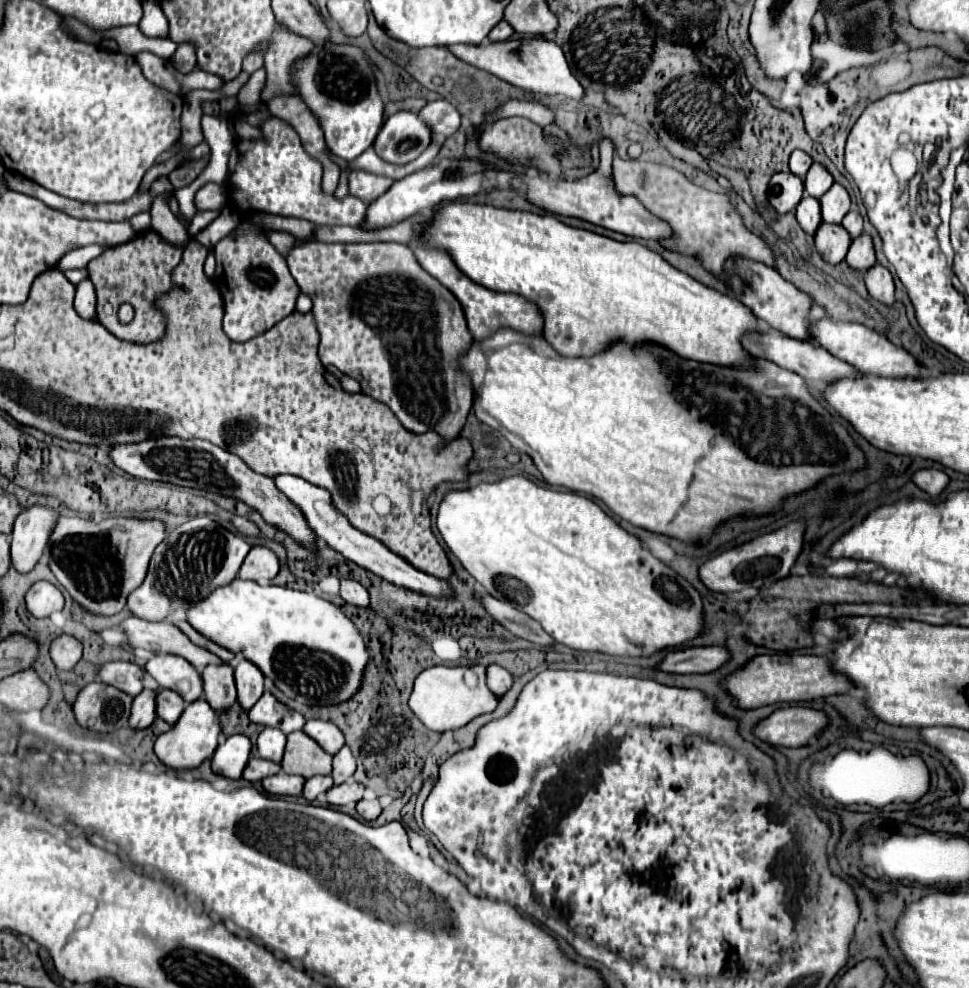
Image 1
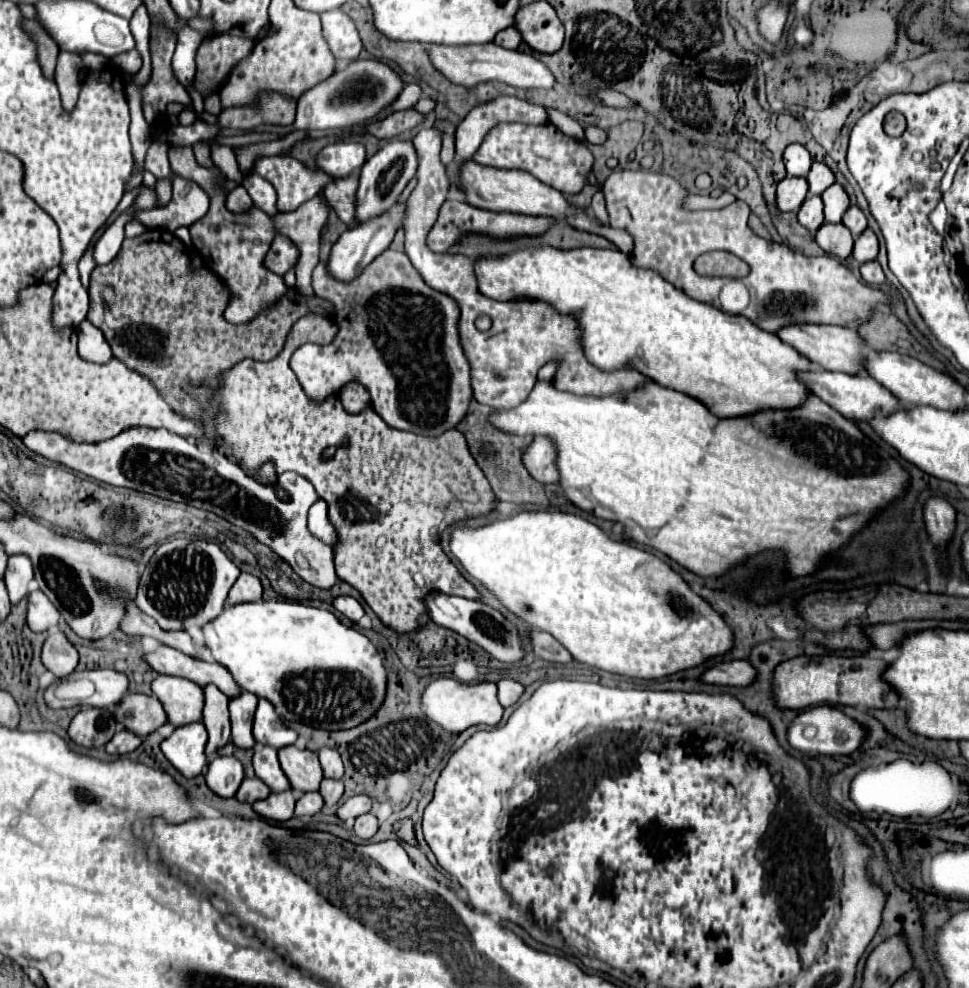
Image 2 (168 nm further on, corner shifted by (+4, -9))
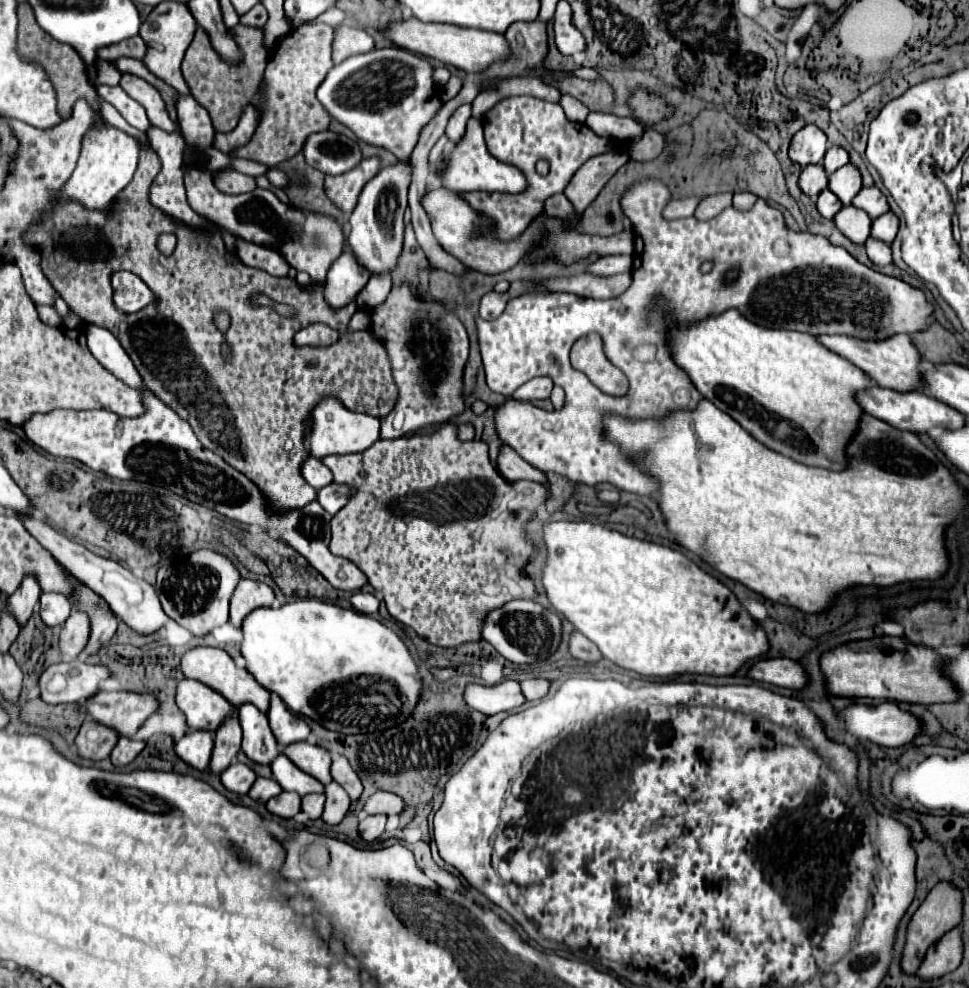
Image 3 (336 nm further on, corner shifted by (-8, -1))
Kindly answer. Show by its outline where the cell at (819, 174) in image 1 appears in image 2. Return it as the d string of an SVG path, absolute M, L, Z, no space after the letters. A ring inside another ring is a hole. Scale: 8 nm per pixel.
M813 163L807 175L807 183L809 183L809 195L821 195L829 185L835 183L835 177L825 163Z

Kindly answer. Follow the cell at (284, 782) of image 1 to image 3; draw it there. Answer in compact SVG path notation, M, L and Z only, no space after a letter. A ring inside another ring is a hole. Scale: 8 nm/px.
M283 791L281 795L269 799L265 807L267 807L267 811L273 813L273 815L279 815L279 817L283 817L283 819L291 819L291 817L295 817L295 815L299 813L299 809L301 809L301 797L299 797L297 793L287 793L287 791Z

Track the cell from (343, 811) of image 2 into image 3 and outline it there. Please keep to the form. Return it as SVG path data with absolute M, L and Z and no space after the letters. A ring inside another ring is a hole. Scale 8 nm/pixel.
M377 791L365 803L365 813L369 813L369 815L377 815L377 813L401 815L403 809L405 809L405 801L399 795L385 793L385 791Z

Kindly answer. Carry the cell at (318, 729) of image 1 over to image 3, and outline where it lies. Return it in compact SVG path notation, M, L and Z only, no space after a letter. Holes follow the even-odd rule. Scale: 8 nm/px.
M339 757L339 759L333 761L331 775L333 775L333 781L339 783L347 791L351 801L357 801L361 797L363 785L361 785L357 773L351 769L351 765L349 765L349 761L345 757Z

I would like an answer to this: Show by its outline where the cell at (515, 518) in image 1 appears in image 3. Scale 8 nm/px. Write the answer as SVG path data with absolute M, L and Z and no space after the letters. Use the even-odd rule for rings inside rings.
M585 521L547 523L545 545L549 561L543 569L543 585L553 609L569 619L579 633L595 641L605 659L623 669L645 677L683 673L727 677L735 675L749 659L769 651L765 631L741 607L737 597L679 551Z

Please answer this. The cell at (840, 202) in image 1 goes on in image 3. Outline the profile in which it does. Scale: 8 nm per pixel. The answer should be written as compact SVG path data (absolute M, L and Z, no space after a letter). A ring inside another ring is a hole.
M847 163L845 167L837 169L829 177L829 189L845 203L851 205L851 199L857 195L861 189L861 173L853 163Z

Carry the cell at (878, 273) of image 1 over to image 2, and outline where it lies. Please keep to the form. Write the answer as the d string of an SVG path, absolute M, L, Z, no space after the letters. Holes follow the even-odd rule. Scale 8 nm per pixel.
M871 261L871 263L861 265L861 277L869 285L883 285L885 283L885 275L883 275L879 261Z

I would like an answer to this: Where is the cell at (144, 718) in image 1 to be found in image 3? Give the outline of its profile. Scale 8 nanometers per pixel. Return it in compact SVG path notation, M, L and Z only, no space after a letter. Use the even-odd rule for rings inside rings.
M121 737L117 747L111 753L111 763L115 767L125 767L125 765L129 765L141 753L143 747L145 747L143 741L131 741L127 737Z

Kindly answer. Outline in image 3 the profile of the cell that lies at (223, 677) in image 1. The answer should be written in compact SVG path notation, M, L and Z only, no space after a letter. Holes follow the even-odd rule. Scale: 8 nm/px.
M235 711L229 719L225 719L225 723L215 733L215 749L211 755L209 771L211 773L225 771L225 767L231 765L239 749L241 749L241 727L239 727L237 711Z

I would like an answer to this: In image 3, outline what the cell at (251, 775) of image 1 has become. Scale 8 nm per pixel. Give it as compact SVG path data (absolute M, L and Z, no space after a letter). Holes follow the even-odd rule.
M257 777L257 781L253 783L251 791L249 791L249 797L253 801L261 801L261 803L267 803L271 797L277 797L281 793L281 785L275 781L275 779L265 779L265 777Z

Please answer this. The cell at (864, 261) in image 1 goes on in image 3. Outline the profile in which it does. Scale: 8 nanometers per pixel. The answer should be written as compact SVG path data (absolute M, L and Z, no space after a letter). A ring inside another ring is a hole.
M887 211L885 215L881 215L881 217L877 217L873 221L871 237L881 239L885 243L893 243L897 231L899 231L899 219L897 219L897 215L893 211Z

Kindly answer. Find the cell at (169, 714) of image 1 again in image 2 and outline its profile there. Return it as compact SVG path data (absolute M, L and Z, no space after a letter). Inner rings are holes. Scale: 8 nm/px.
M139 693L125 695L119 709L115 711L115 717L119 719L119 723L125 725L125 729L135 731L141 737L147 737L167 723L167 713L161 701L155 695Z

